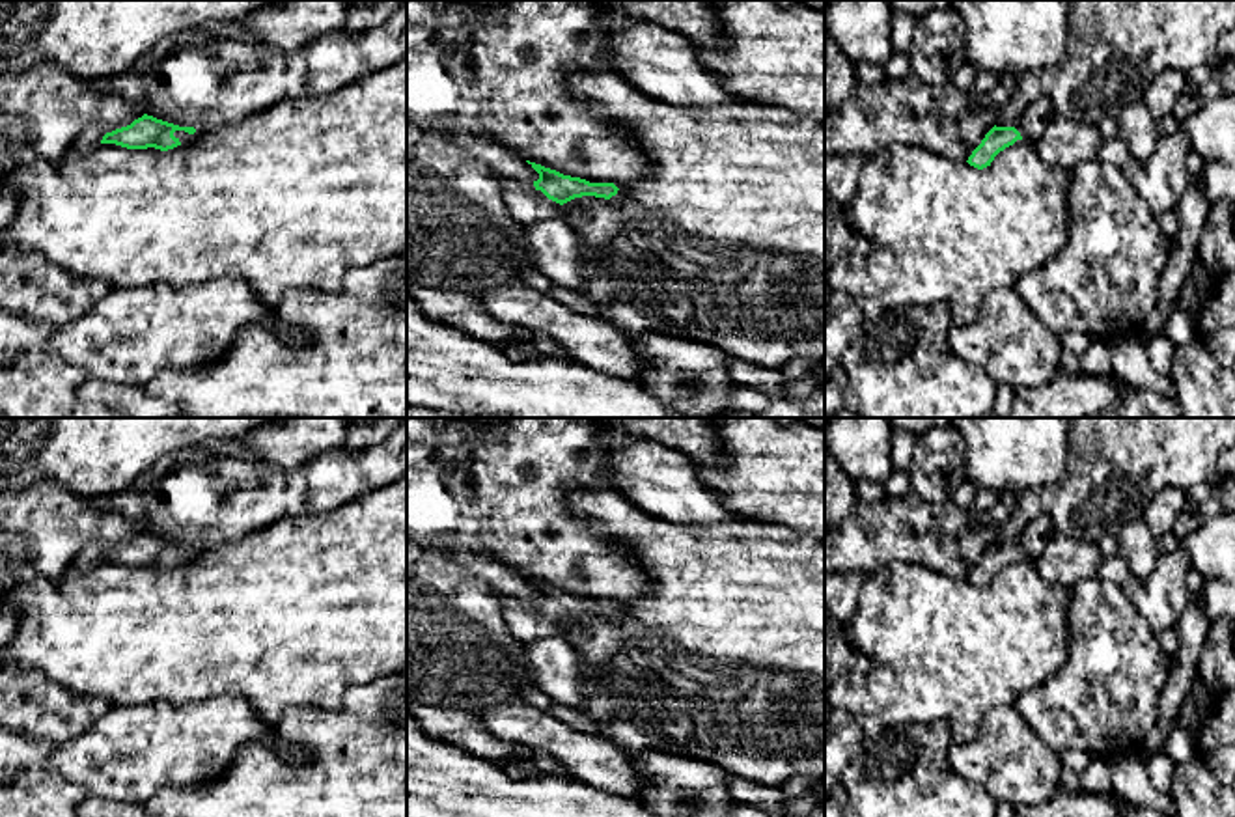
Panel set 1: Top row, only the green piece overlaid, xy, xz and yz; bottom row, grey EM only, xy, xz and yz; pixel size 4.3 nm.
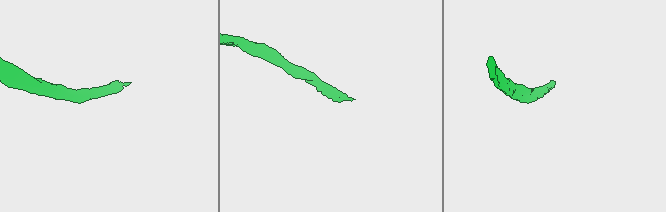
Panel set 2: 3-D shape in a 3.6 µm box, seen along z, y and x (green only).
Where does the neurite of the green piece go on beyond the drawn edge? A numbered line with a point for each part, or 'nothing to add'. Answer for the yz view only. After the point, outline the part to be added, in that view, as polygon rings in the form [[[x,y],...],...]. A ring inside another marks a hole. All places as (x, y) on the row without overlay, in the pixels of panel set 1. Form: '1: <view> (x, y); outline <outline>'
1: yz (1032, 541); outline [[[1041,513],[1024,528],[1015,547],[1020,550],[1022,558],[1035,561],[1043,554],[1050,533],[1050,519]]]

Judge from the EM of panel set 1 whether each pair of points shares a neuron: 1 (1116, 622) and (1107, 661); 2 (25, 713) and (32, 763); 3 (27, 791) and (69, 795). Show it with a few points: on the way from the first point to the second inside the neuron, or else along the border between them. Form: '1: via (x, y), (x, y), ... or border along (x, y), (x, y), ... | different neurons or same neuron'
1: via (1110, 631), (1110, 651) | same neuron
2: border along (19, 732), (56, 745) | different neurons
3: via (38, 795), (58, 795) | same neuron

